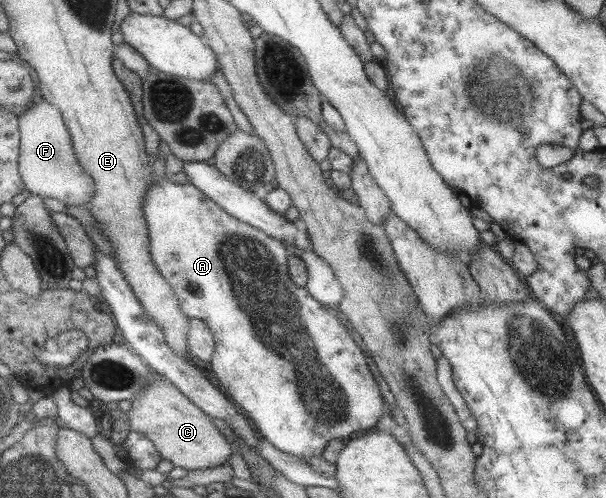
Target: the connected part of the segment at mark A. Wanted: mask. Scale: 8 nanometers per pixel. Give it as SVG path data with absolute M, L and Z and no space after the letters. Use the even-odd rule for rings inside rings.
M159 153L157 157L151 158L153 170L157 175L155 183L150 188L149 195L144 202L144 215L148 223L148 233L150 233L150 253L153 254L154 263L160 273L166 277L166 281L177 291L181 299L183 310L191 317L206 320L213 331L217 351L214 353L212 370L220 381L221 389L242 409L254 423L262 437L270 440L278 449L297 455L311 458L312 456L322 457L326 446L332 439L342 439L350 437L357 431L373 431L377 423L384 414L394 414L395 410L388 407L380 393L380 387L374 379L374 373L368 367L368 361L358 347L358 343L352 339L348 333L346 325L340 321L336 314L336 307L330 307L320 303L309 292L306 286L298 286L292 279L289 271L289 256L291 253L288 247L278 239L266 235L264 231L242 222L240 219L230 215L226 209L222 208L216 201L210 199L201 189L192 184L174 184L168 181L169 173L166 173L166 161ZM260 323L292 323L292 325L260 325Z

